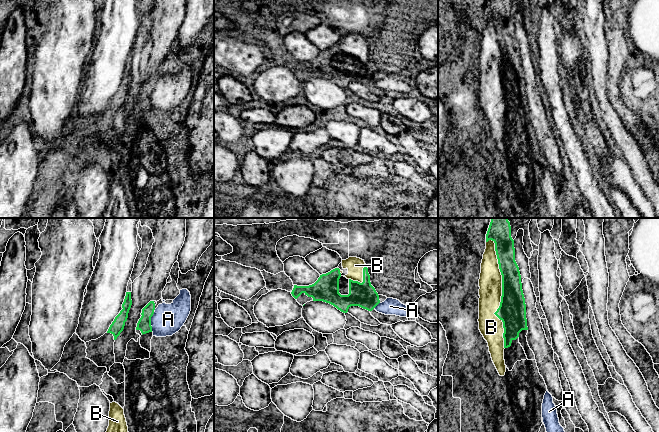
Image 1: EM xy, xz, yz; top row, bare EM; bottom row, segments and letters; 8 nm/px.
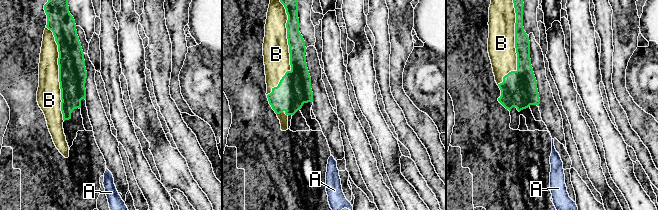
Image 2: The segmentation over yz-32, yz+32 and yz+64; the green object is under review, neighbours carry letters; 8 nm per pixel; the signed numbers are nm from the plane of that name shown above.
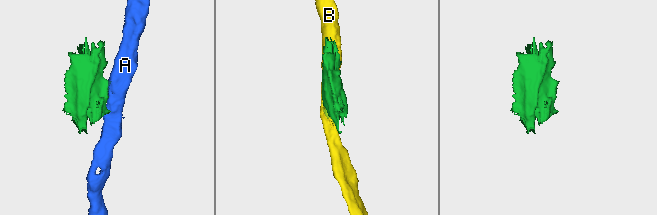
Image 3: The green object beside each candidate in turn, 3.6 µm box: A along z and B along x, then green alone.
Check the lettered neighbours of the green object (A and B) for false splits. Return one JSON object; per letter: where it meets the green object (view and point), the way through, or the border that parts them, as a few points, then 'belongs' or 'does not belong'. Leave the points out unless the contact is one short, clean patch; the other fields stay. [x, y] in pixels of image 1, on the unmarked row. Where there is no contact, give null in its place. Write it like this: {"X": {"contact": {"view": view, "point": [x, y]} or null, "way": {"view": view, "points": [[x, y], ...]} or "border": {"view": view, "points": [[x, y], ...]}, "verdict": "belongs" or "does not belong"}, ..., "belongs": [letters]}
{"A": {"contact": {"view": "xy", "point": [150, 98]}, "border": {"view": "xy", "points": [[154, 88], [151, 93], [151, 107]]}, "verdict": "does not belong"}, "B": {"contact": {"view": "yz", "point": [502, 69]}, "verdict": "does not belong"}, "belongs": []}

